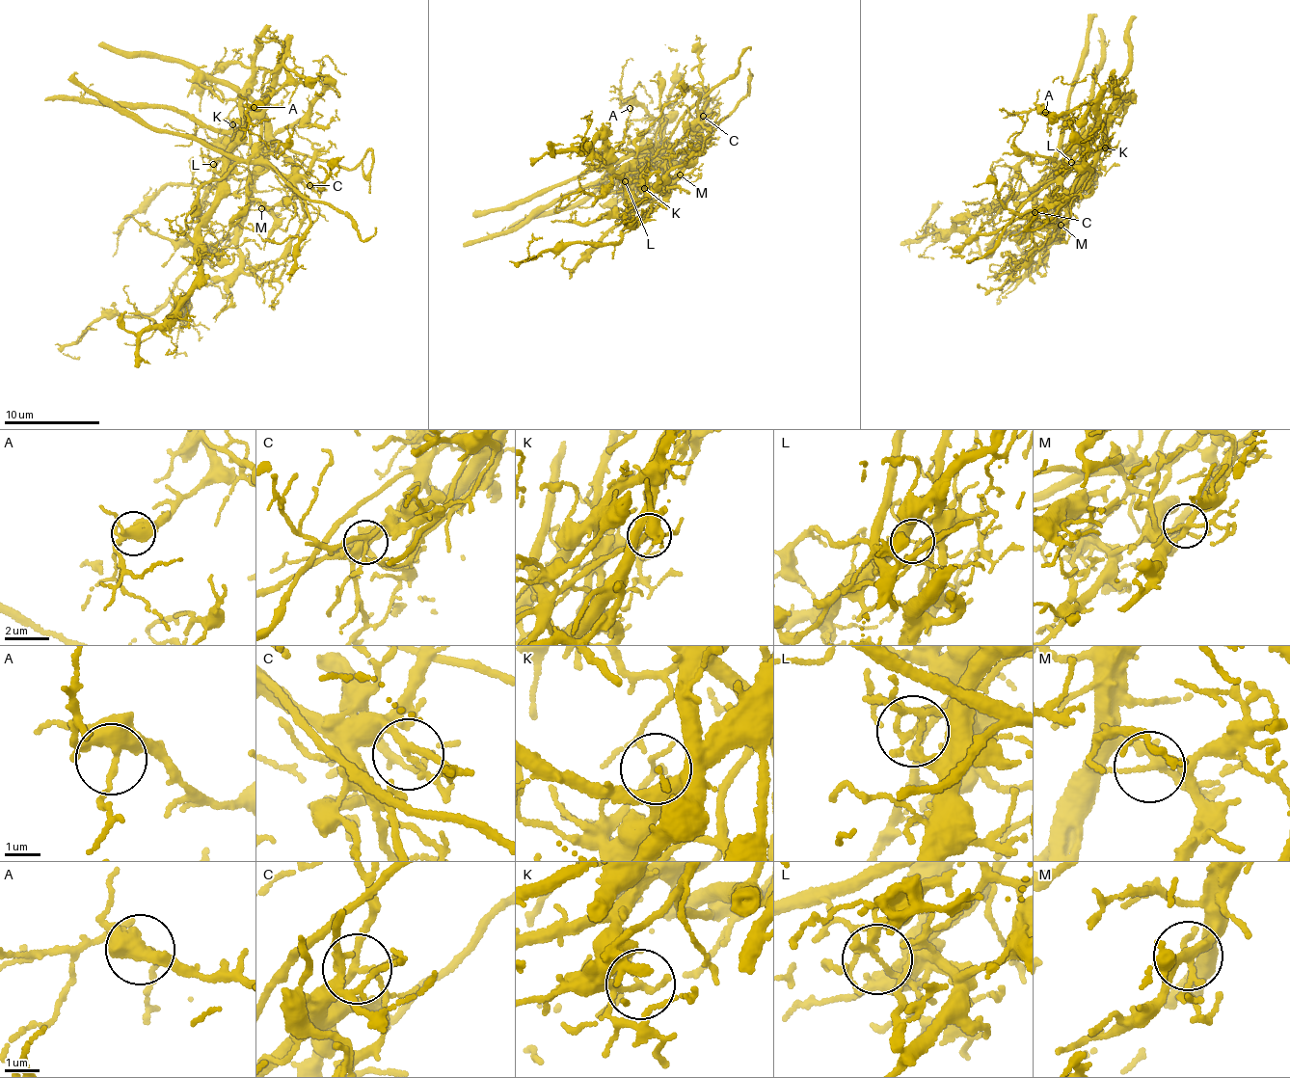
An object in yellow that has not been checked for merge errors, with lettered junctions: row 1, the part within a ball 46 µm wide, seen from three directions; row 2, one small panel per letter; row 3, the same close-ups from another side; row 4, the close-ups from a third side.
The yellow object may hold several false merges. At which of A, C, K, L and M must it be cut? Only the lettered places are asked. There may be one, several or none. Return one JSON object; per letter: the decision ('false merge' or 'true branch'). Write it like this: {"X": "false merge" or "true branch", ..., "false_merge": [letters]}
{"A": "true branch", "C": "false merge", "K": "false merge", "L": "false merge", "M": "true branch", "false_merge": ["C", "K", "L"]}

